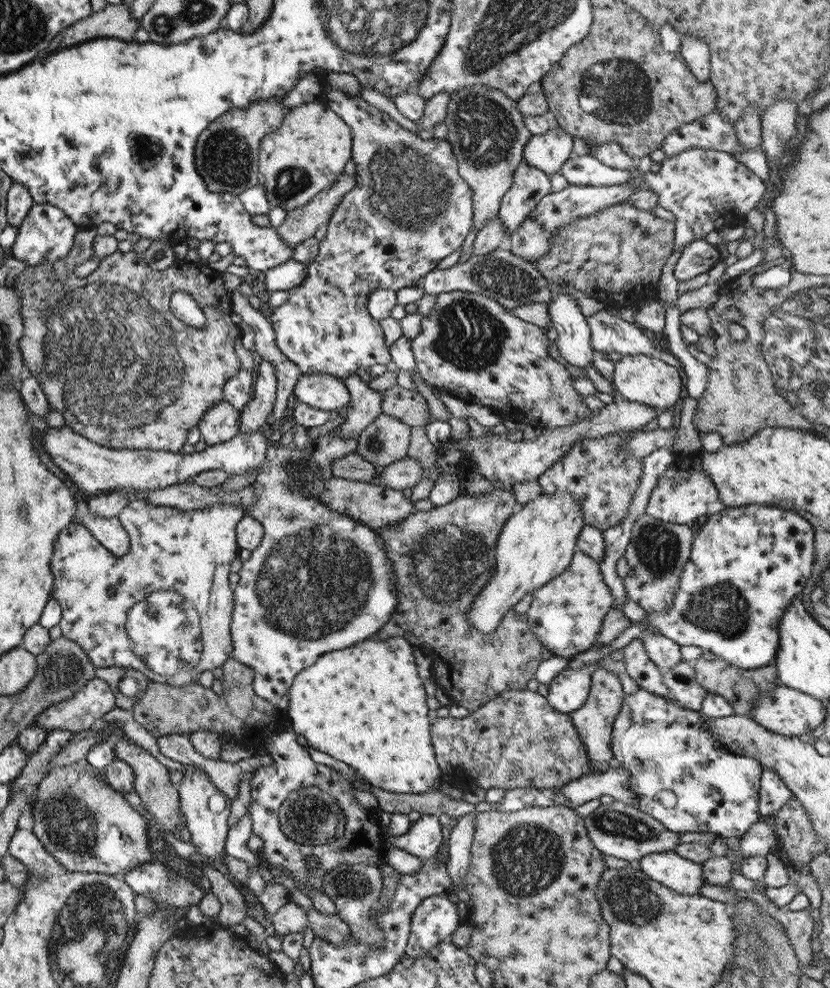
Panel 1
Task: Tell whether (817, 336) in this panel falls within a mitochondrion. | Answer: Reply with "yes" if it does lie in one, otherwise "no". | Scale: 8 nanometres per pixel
yes

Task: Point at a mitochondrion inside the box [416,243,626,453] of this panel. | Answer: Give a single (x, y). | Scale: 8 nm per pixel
(469, 337)

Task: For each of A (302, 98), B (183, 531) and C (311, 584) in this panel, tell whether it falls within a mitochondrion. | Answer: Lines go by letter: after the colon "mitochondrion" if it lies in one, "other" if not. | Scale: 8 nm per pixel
A: other
B: other
C: mitochondrion

